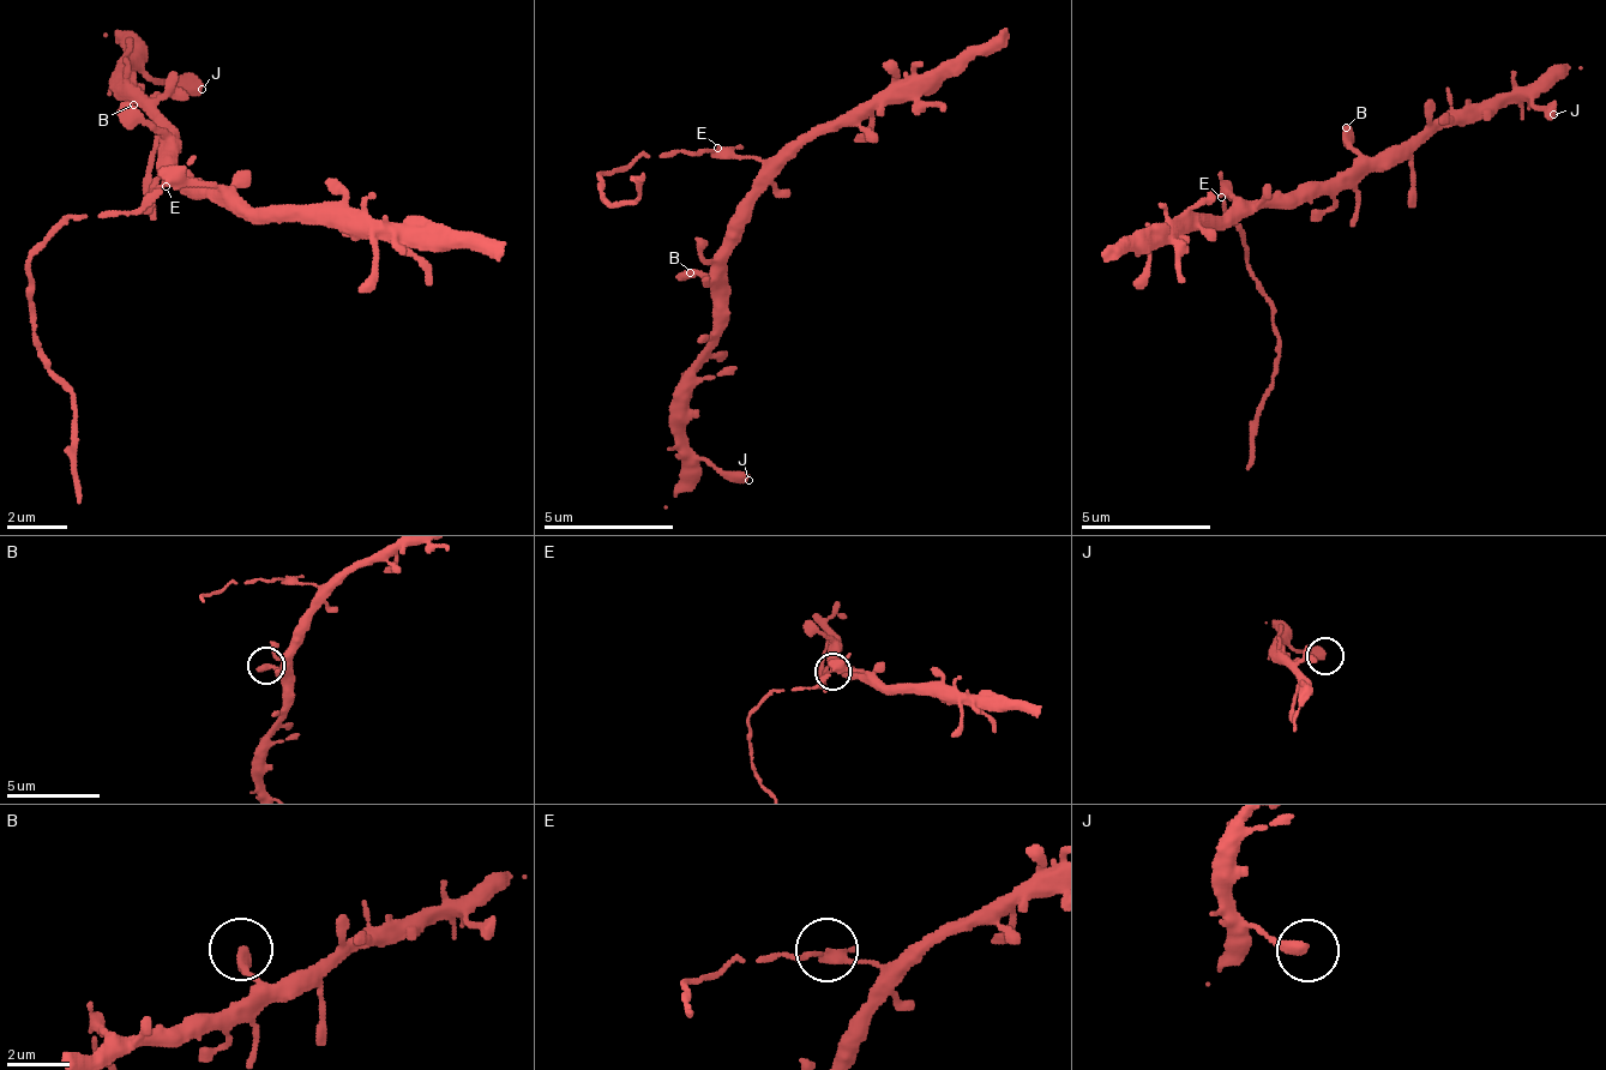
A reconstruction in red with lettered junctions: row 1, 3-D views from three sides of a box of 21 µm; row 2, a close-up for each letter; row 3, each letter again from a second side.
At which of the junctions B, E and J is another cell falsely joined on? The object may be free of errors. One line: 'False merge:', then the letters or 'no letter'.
False merge: E

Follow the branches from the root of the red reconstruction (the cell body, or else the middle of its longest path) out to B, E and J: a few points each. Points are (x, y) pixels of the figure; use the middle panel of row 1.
B: (749, 155), (761, 168), (761, 194), (741, 227), (741, 240), (728, 252), (722, 278), (690, 272)
E: (749, 155), (722, 155), (716, 149)
J: (749, 155), (761, 194), (728, 252), (722, 330), (703, 349), (684, 427), (696, 460), (749, 480)

